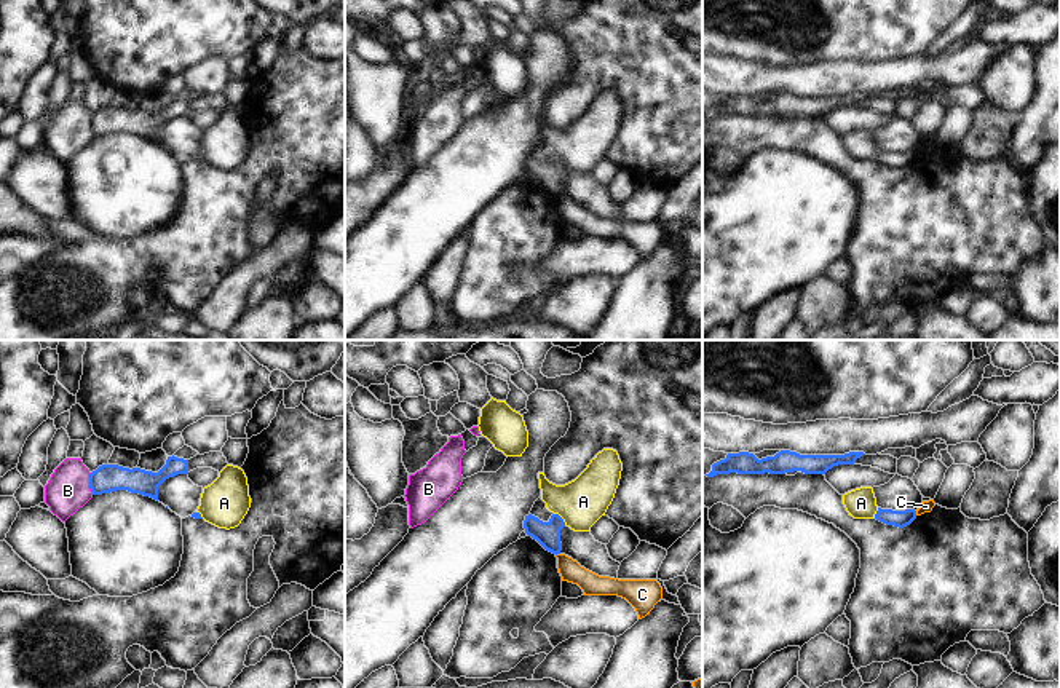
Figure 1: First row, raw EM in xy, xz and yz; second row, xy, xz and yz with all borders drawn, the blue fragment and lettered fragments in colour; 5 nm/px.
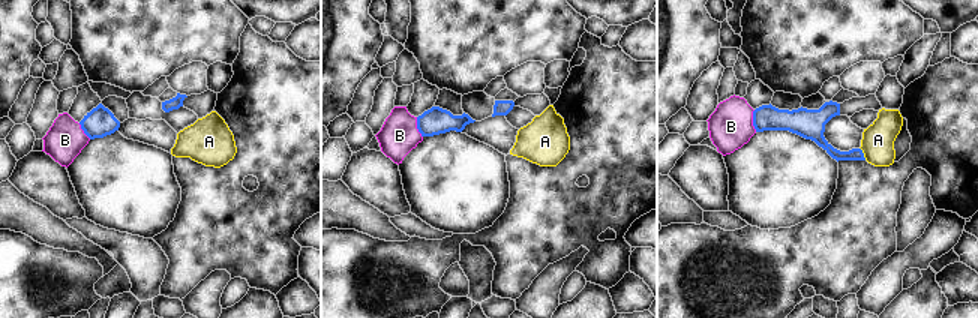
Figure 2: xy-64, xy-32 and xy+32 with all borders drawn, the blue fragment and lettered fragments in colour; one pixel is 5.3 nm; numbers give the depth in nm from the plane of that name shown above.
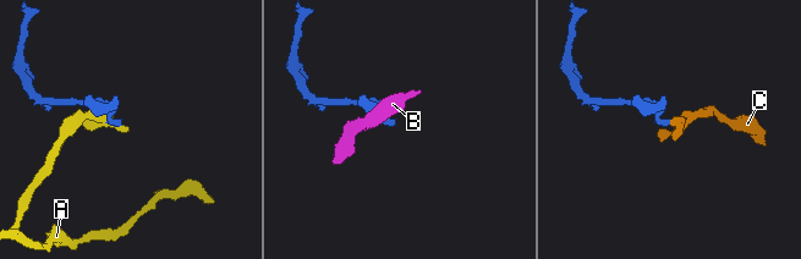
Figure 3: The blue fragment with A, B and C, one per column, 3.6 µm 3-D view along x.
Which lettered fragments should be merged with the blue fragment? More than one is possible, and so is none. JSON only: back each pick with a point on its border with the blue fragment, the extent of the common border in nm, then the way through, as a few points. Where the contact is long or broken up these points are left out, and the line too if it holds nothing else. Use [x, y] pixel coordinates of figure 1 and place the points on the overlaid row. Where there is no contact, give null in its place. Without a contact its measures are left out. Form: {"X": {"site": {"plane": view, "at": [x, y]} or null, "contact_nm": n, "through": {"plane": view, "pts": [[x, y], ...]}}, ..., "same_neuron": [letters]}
{"same_neuron": []}

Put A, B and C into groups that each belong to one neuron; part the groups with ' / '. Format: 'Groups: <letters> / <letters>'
Groups: A / B / C.

